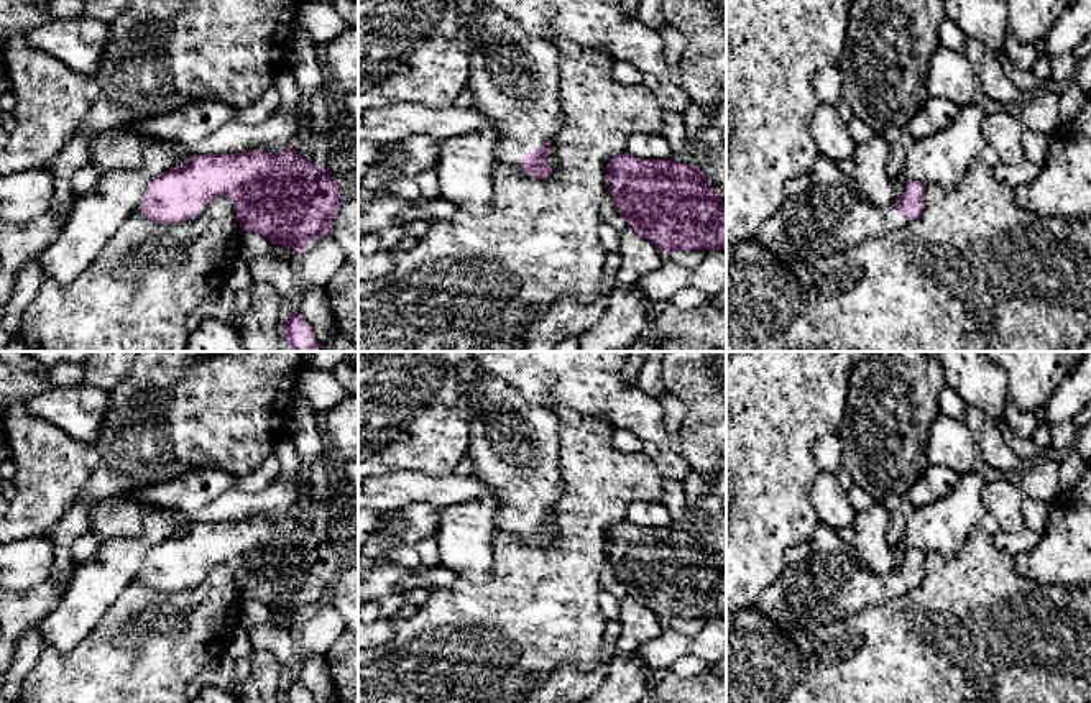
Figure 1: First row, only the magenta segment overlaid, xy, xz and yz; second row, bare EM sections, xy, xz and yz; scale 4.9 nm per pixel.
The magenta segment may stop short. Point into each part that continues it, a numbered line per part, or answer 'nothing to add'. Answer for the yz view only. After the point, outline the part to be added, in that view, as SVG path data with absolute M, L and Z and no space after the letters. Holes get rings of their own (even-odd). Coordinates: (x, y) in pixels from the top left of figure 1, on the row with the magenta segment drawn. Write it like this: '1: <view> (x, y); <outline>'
1: yz (830, 217); M820 154L810 172L810 187L785 197L754 240L780 261L815 263L905 223L907 218L895 212L895 200L882 207L871 204L838 163Z

